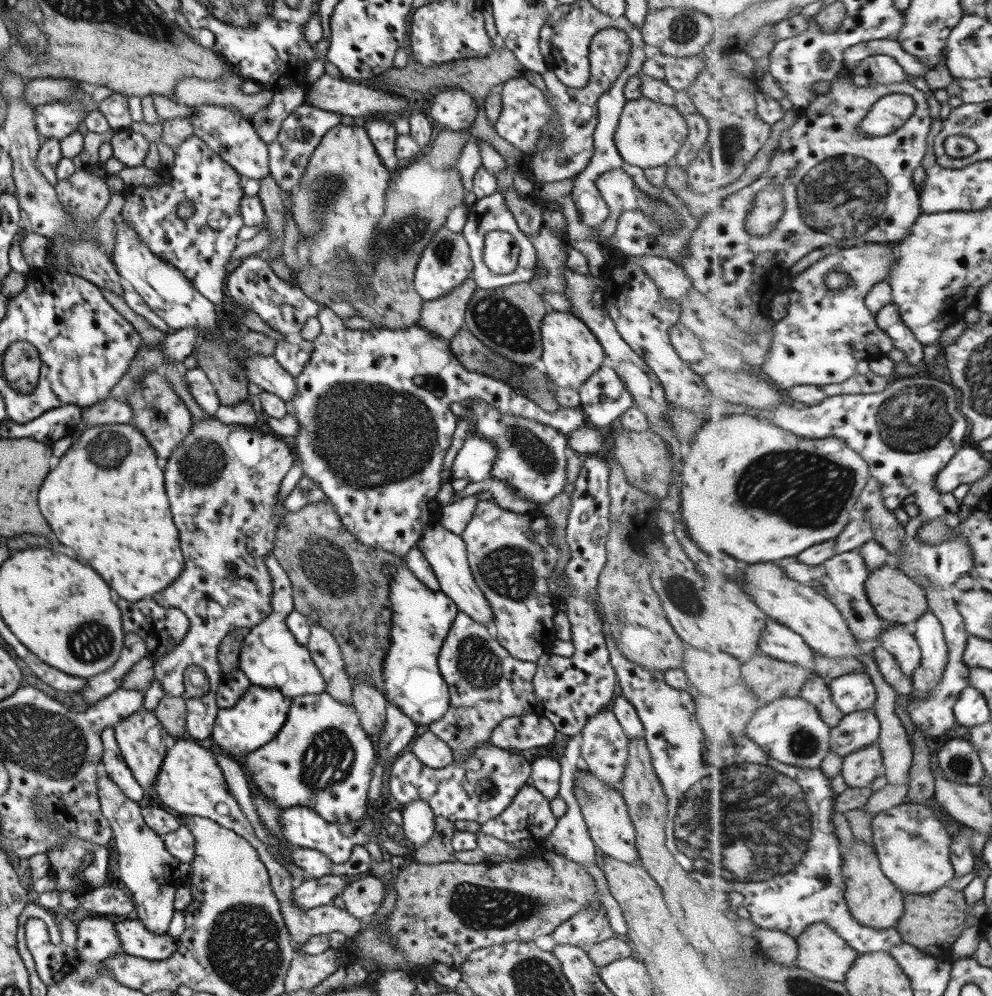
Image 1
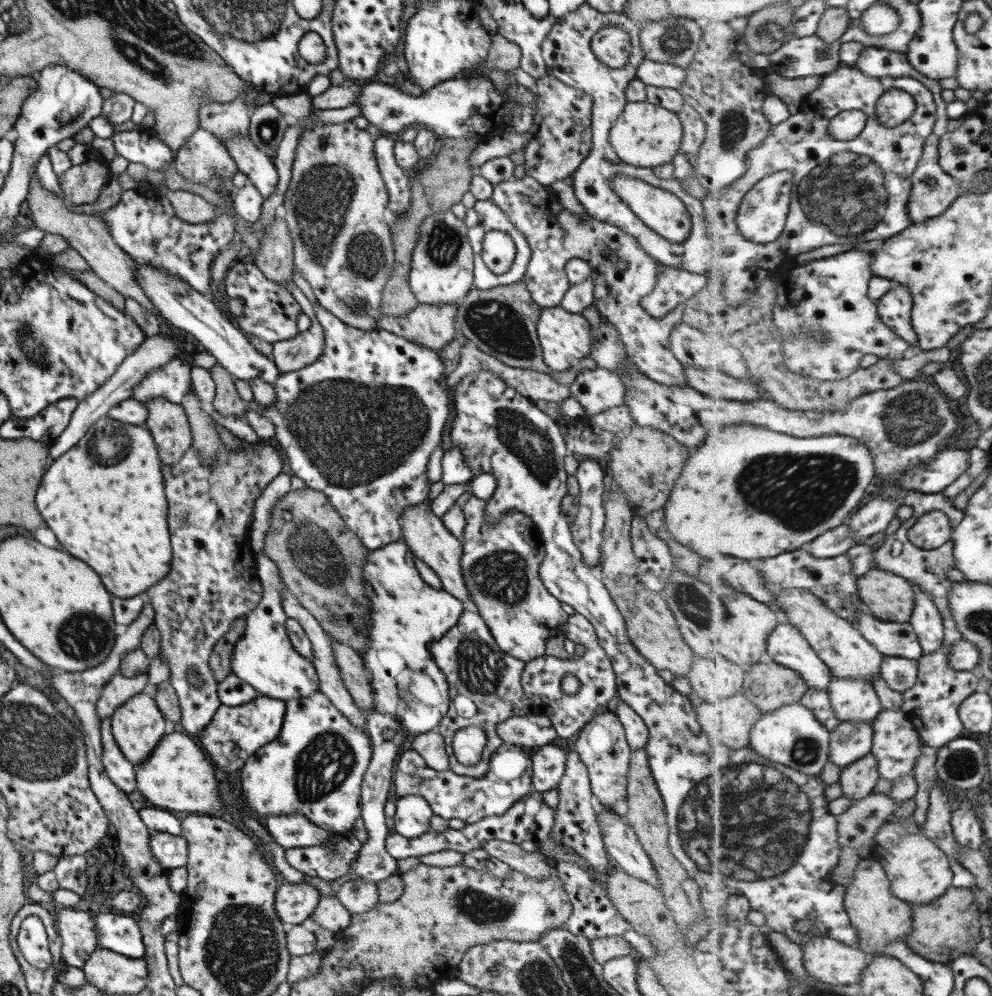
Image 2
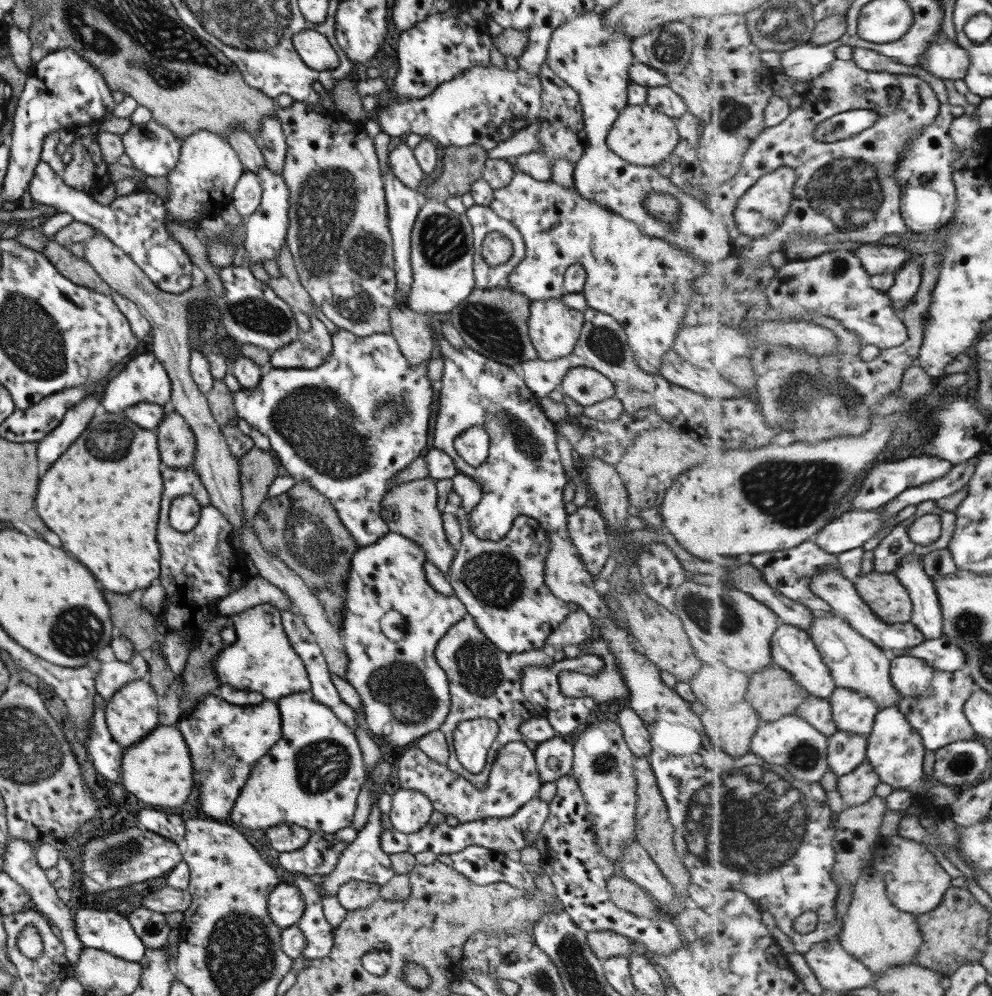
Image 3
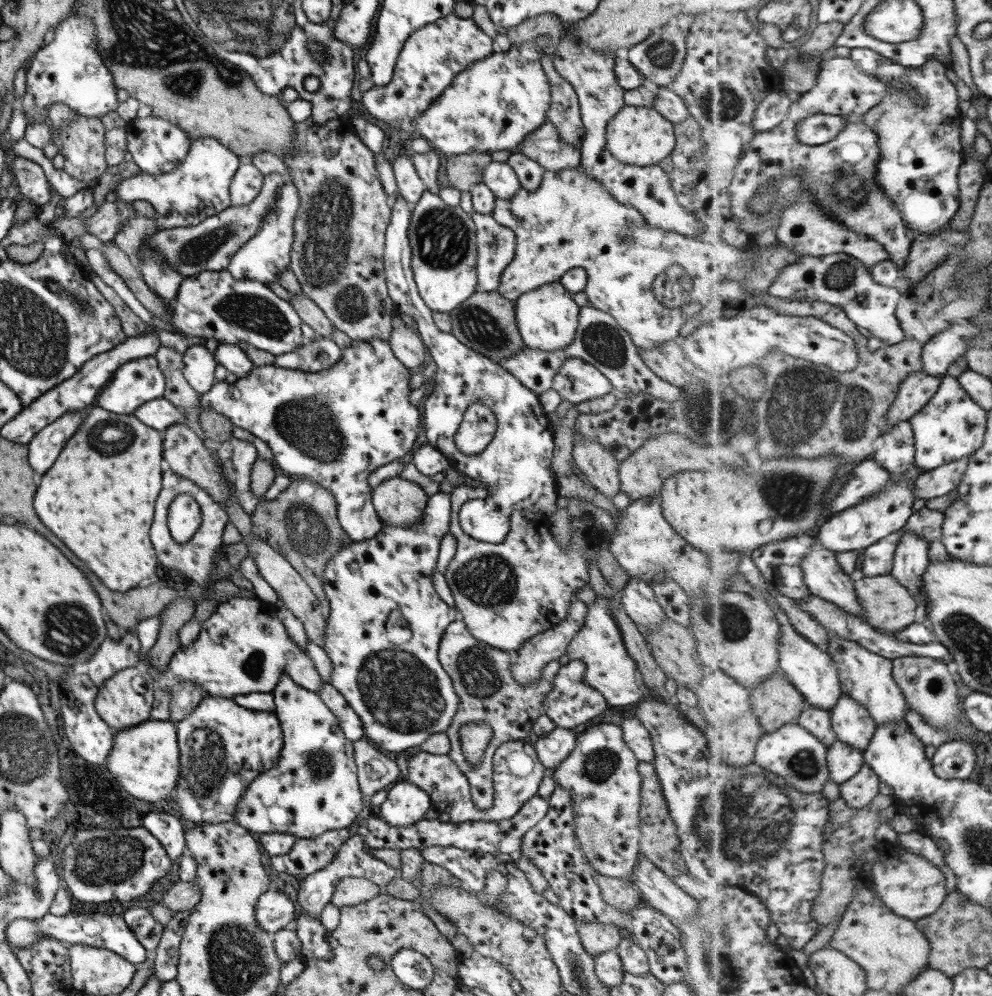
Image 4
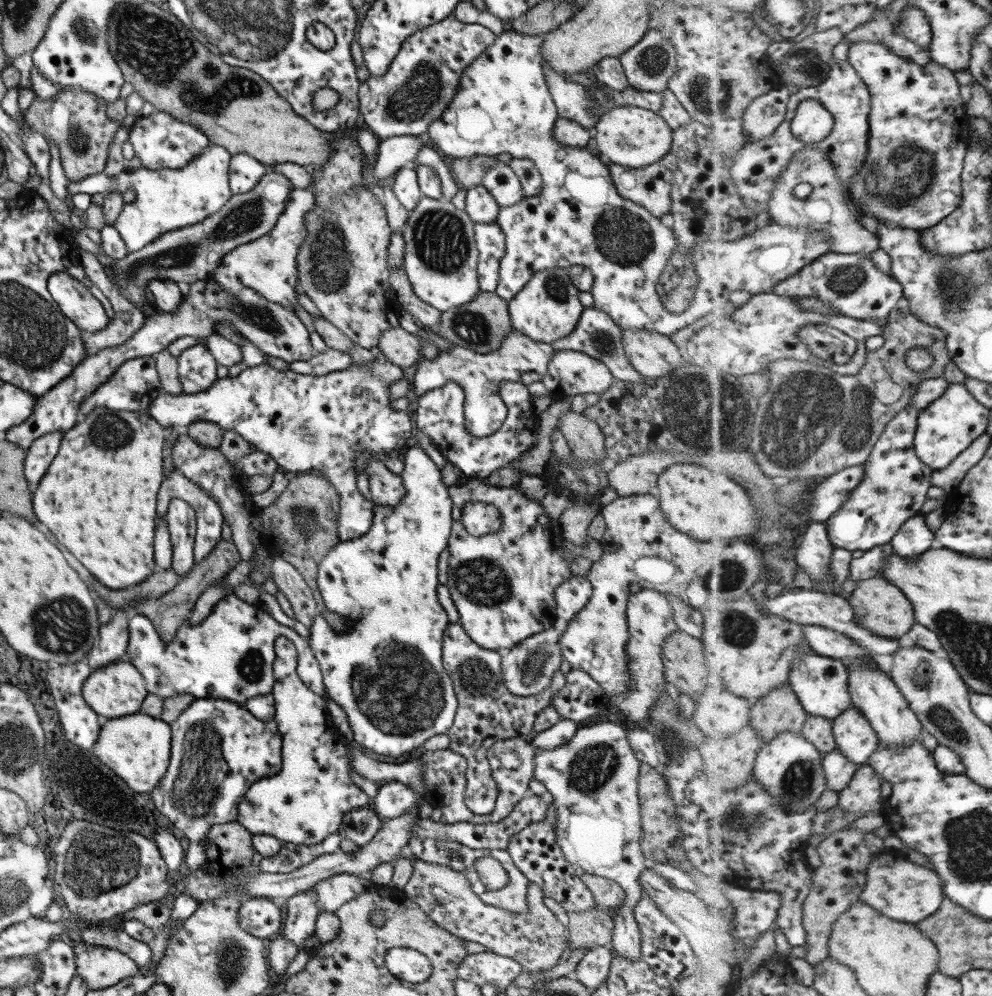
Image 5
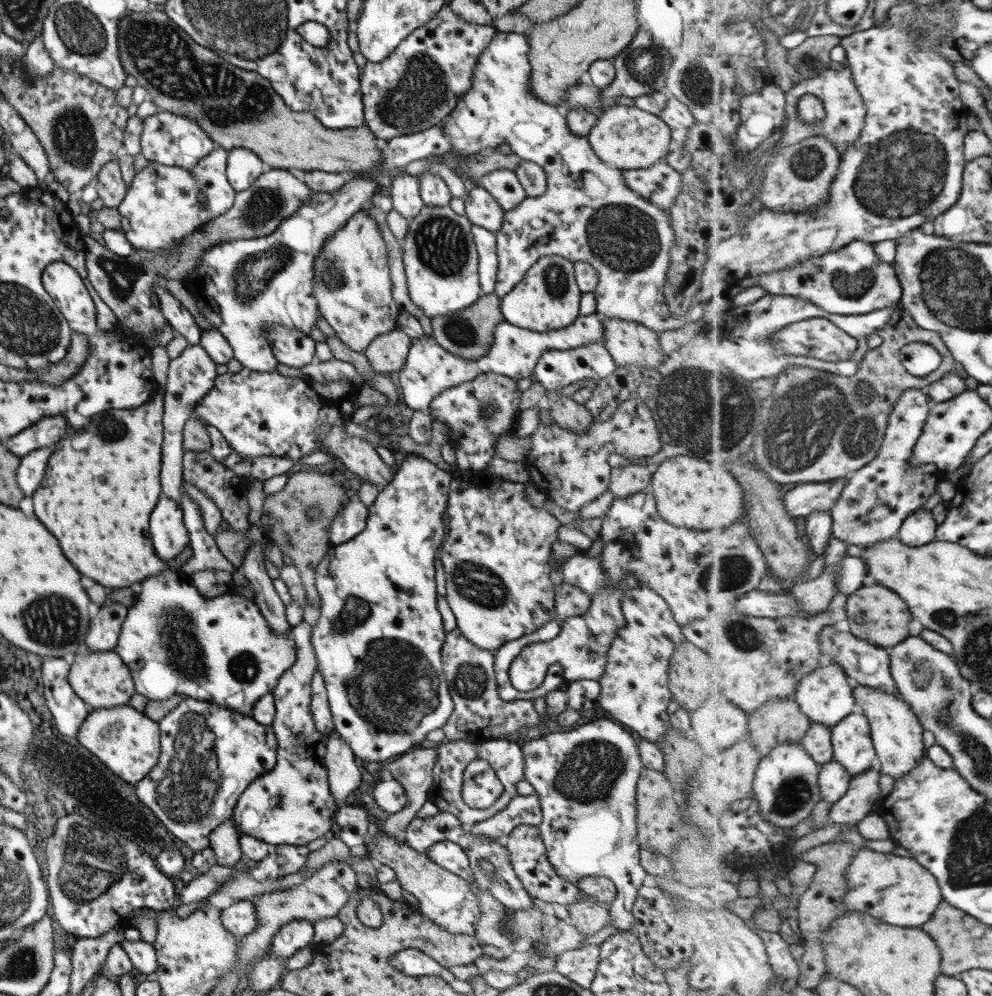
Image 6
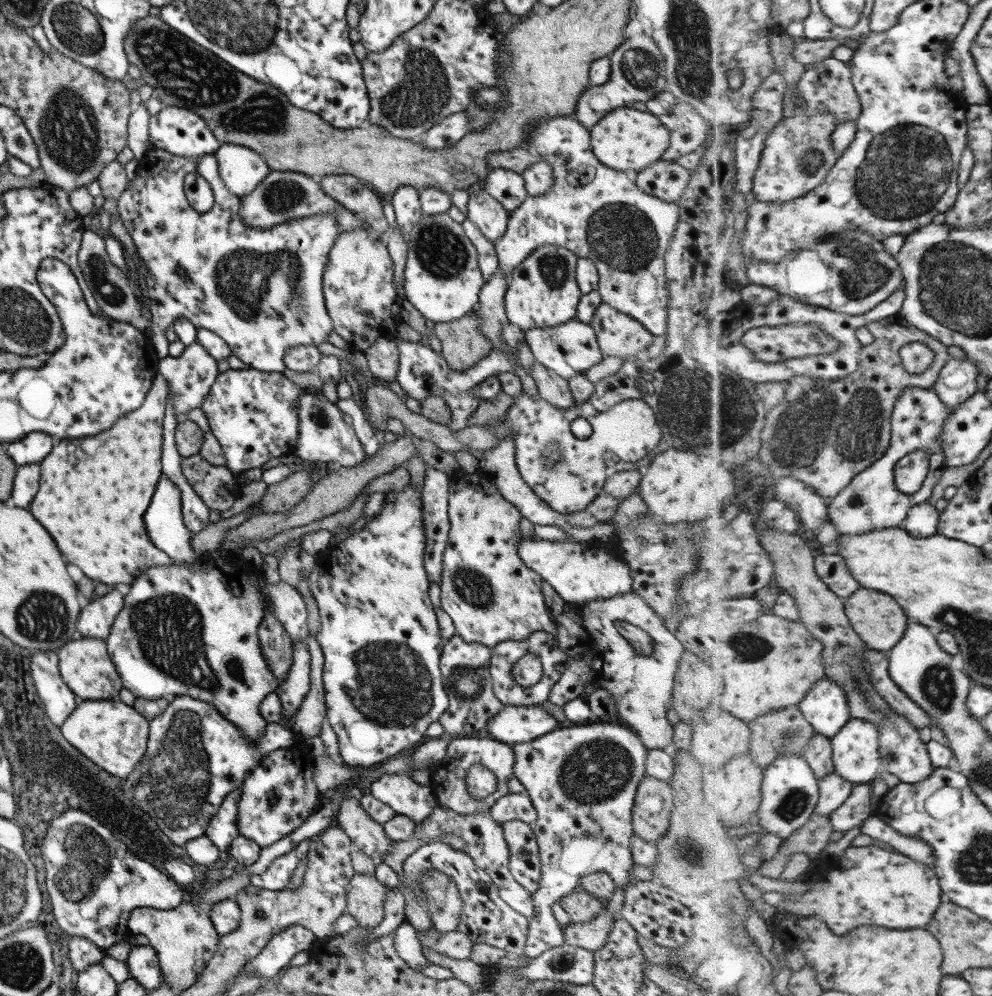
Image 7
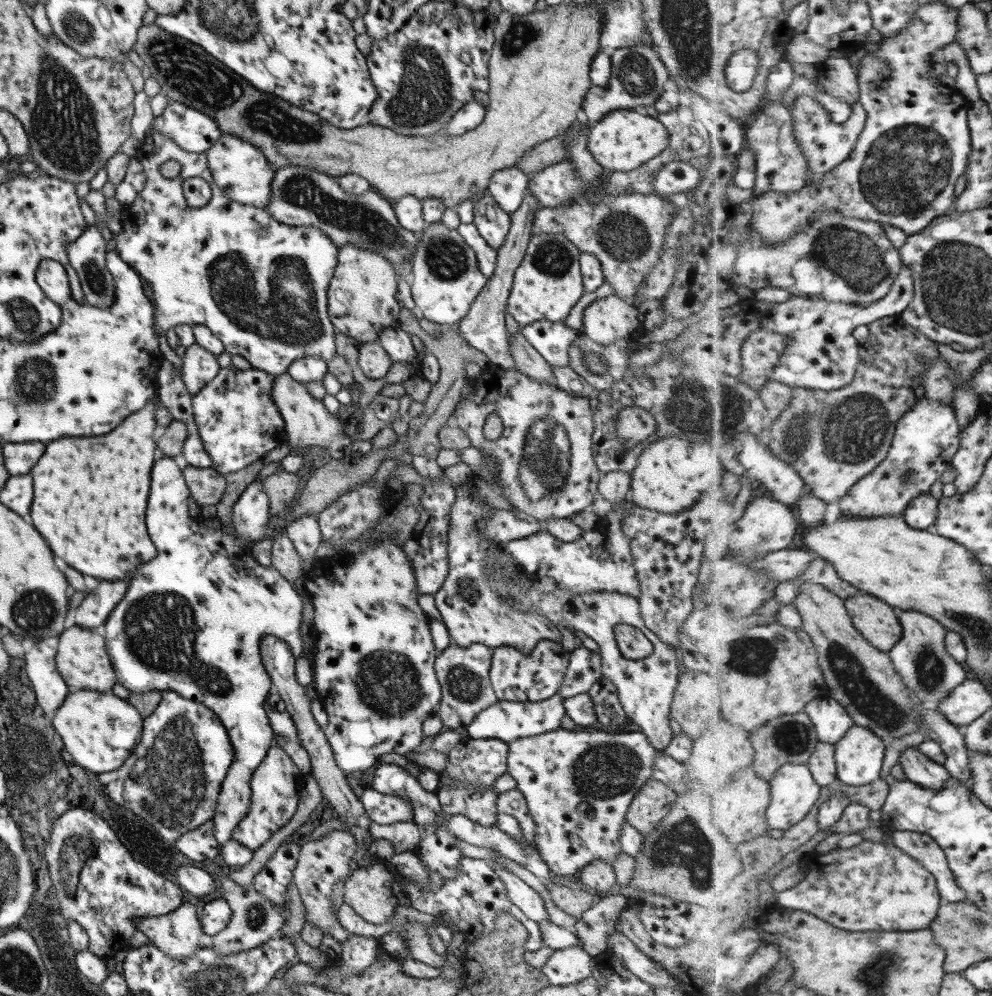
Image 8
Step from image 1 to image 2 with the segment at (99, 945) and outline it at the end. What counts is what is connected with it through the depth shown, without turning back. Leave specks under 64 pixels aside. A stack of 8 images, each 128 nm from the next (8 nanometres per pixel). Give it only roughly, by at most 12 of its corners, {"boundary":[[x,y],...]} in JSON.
{"boundary":[[48,903],[57,914],[62,963],[81,968],[100,948],[87,910]]}

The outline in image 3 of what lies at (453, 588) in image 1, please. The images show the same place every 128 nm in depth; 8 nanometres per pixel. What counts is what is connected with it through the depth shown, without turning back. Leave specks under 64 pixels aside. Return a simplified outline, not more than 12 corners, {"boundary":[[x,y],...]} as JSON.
{"boundary":[[435,479],[397,483],[379,514],[447,576],[443,532]]}

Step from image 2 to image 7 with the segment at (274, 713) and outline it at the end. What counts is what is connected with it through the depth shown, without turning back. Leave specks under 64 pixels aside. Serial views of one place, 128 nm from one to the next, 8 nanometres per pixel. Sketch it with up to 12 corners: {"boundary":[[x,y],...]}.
{"boundary":[[172,696],[148,722],[129,798],[176,846],[296,736],[253,747],[215,707]]}

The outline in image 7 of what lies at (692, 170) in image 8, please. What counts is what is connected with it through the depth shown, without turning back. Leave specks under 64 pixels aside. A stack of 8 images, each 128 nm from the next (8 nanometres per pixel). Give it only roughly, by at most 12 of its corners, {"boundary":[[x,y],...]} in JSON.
{"boundary":[[659,160],[635,172],[635,186],[676,201],[689,171]]}

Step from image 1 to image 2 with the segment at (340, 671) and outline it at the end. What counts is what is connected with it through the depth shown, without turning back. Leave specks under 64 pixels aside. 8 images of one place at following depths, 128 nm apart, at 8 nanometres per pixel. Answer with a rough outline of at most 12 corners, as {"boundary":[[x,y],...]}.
{"boundary":[[286,589],[281,606],[311,643],[318,691],[357,728],[366,725],[331,654],[329,636]]}

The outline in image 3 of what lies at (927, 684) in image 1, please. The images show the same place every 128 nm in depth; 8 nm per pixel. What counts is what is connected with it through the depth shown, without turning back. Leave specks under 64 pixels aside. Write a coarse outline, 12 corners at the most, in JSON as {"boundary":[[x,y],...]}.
{"boundary":[[905,555],[893,573],[910,591],[912,623],[941,638],[942,603],[921,555]]}

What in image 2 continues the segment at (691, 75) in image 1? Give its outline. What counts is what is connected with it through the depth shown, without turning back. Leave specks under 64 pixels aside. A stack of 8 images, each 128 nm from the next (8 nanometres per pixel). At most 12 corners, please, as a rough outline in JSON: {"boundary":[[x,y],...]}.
{"boundary":[[644,58],[635,78],[645,85],[676,89],[685,70]]}

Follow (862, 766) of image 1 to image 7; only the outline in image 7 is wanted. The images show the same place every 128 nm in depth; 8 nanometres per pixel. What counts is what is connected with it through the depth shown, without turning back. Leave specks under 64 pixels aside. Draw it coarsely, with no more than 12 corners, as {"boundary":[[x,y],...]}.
{"boundary":[[871,783],[855,786],[830,816],[834,830],[862,826],[871,809]]}

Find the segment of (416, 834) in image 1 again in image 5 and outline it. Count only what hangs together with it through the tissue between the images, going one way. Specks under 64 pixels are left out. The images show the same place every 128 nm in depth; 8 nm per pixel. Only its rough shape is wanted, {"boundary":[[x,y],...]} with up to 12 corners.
{"boundary":[[394,781],[379,784],[369,806],[382,820],[403,815],[417,794]]}

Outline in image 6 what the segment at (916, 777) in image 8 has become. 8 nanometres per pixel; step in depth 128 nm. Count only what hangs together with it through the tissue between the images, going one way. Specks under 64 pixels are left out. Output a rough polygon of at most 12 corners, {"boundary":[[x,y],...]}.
{"boundary":[[860,684],[881,774],[904,778],[927,754],[924,726],[897,694]]}

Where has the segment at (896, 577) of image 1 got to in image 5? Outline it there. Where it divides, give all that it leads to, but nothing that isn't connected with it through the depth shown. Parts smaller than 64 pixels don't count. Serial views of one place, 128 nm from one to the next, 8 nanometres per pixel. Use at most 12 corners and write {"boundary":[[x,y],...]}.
{"boundary":[[857,581],[855,620],[875,636],[905,640],[918,622],[899,586]]}

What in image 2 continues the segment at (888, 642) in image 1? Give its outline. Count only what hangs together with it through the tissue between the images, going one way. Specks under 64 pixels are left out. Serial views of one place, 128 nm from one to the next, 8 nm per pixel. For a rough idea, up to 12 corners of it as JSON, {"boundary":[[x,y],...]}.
{"boundary":[[859,607],[855,625],[884,655],[923,658],[910,622]]}

